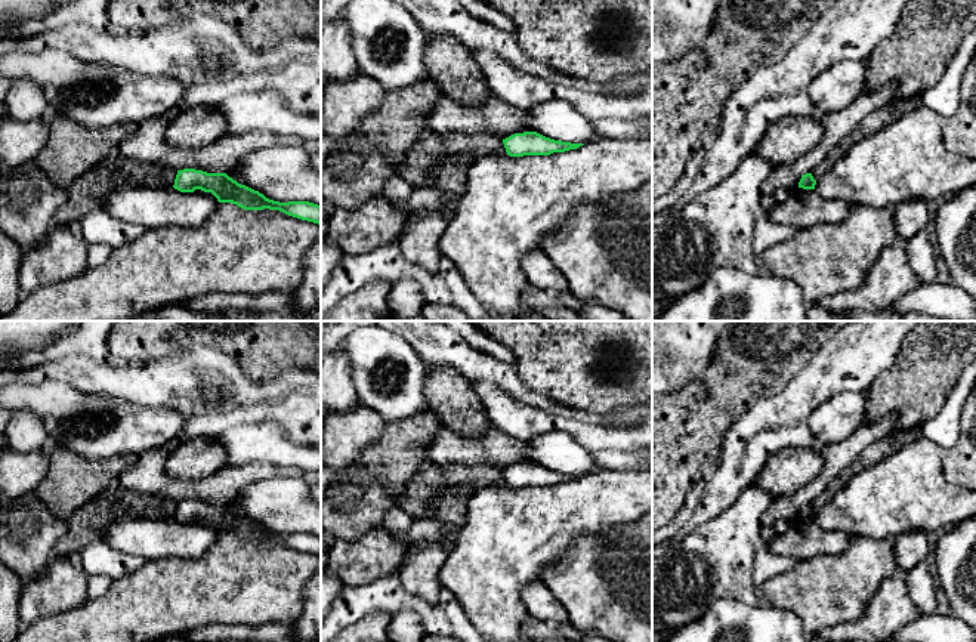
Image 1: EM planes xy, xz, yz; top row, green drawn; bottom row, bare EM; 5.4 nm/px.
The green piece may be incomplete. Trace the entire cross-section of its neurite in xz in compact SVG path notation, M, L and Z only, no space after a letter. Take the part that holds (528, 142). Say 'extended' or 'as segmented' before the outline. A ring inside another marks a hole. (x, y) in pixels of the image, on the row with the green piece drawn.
as segmented; M537 132L515 133L503 139L507 155L550 155L553 152L565 152L577 149L584 143L571 143L546 138Z

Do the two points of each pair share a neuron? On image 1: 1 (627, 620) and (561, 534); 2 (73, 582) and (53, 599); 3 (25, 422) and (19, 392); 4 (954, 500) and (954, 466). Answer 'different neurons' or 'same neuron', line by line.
1: different neurons
2: same neuron
3: different neurons
4: different neurons

